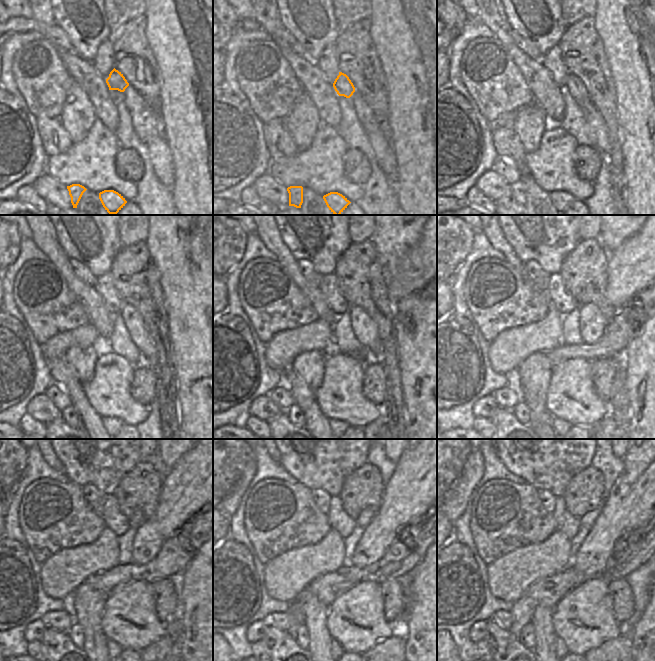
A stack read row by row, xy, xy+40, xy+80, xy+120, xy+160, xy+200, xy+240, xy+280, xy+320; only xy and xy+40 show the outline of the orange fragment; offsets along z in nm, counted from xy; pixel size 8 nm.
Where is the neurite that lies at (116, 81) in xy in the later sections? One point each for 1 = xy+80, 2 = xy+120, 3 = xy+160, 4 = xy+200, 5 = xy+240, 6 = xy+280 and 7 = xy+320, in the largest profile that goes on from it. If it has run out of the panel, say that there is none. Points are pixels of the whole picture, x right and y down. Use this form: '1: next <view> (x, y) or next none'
1: next xy+80 (574, 86)
2: next xy+120 (128, 313)
3: next xy+160 (355, 313)
4: next xy+200 (590, 314)
5: next xy+240 (192, 482)
6: next xy+280 (416, 488)
7: next xy+320 (640, 494)

